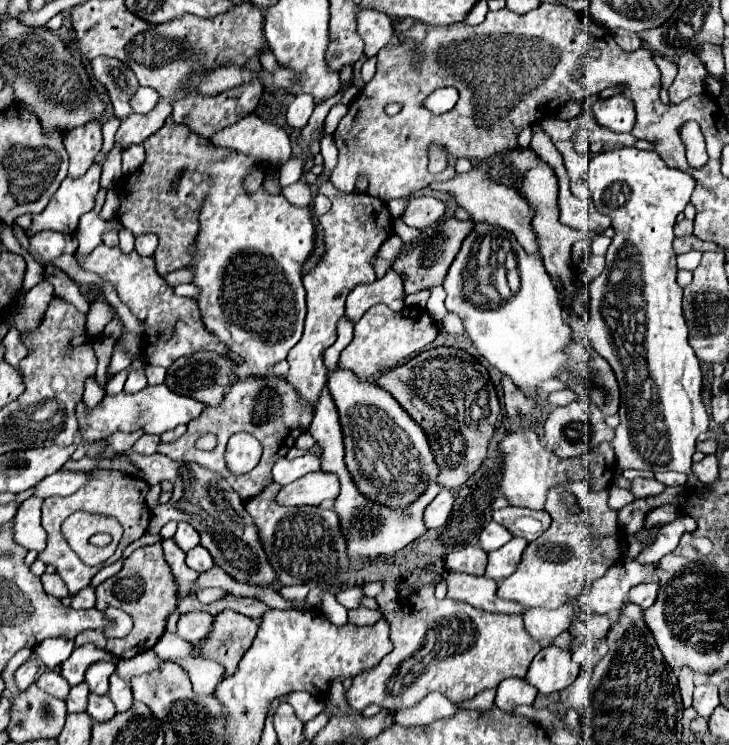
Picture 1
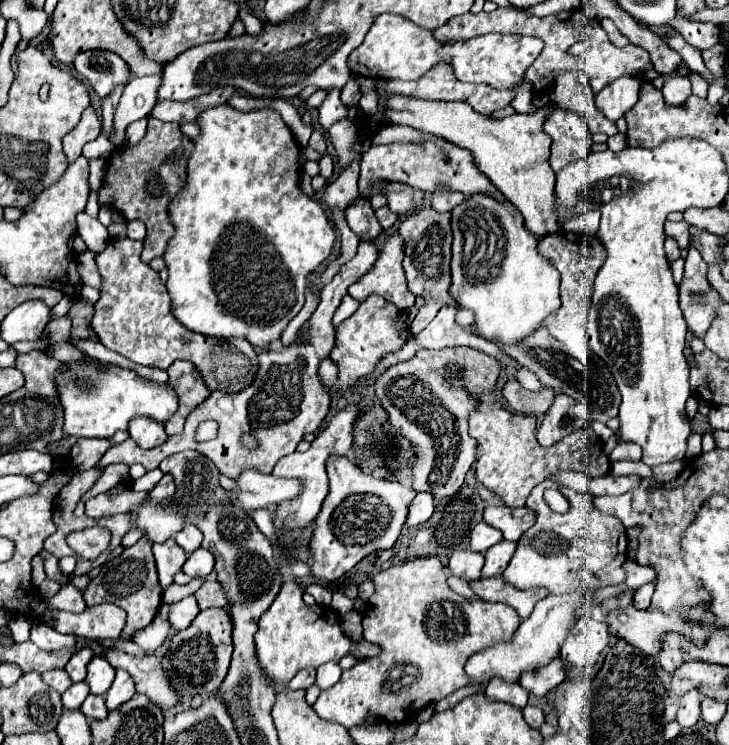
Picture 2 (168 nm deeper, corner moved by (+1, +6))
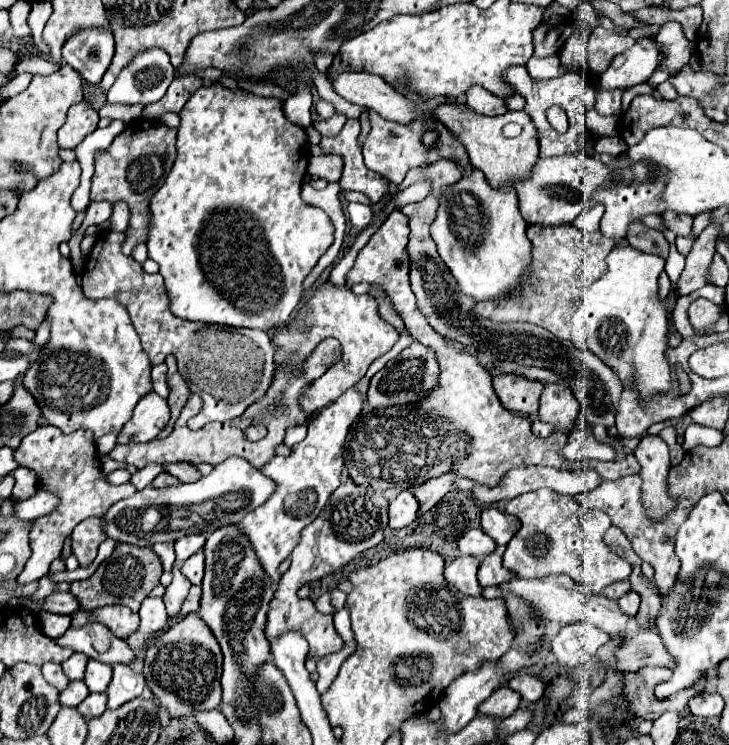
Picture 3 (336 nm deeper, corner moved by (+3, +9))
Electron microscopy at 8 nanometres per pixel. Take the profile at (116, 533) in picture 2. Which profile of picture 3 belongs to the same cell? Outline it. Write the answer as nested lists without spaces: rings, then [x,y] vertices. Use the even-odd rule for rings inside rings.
[[[91,517],[81,521],[71,537],[73,537],[73,555],[77,557],[81,567],[89,567],[93,563],[93,559],[97,557],[97,549],[99,545],[107,539],[105,533],[105,519],[99,517]]]

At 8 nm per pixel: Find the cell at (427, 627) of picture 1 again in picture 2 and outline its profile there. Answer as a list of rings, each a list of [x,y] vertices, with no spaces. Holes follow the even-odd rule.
[[[435,556],[395,564],[375,574],[371,580],[375,584],[375,592],[367,600],[367,608],[363,612],[363,638],[377,644],[381,654],[359,660],[353,668],[345,670],[341,680],[333,688],[323,690],[315,702],[315,712],[319,718],[337,722],[345,728],[363,726],[369,718],[377,716],[389,724],[399,724],[413,718],[427,704],[435,704],[451,692],[467,686],[469,676],[463,670],[465,662],[487,646],[507,642],[521,624],[519,614],[505,604],[489,604],[479,598],[467,600],[453,592],[447,586],[443,564]]]

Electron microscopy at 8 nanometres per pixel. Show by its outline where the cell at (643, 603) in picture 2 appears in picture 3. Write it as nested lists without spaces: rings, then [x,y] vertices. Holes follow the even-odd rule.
[[[631,589],[631,591],[629,591],[627,595],[623,595],[623,597],[621,597],[617,603],[619,603],[619,607],[621,607],[623,611],[627,611],[629,615],[635,615],[635,613],[639,611],[641,595],[639,595],[637,591],[633,591],[633,589]]]

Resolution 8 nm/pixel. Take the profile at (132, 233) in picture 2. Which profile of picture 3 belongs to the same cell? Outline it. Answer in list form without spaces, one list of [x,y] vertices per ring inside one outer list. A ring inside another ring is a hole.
[[[115,203],[113,205],[113,215],[111,215],[111,231],[121,231],[125,233],[129,227],[129,207],[127,203]]]

